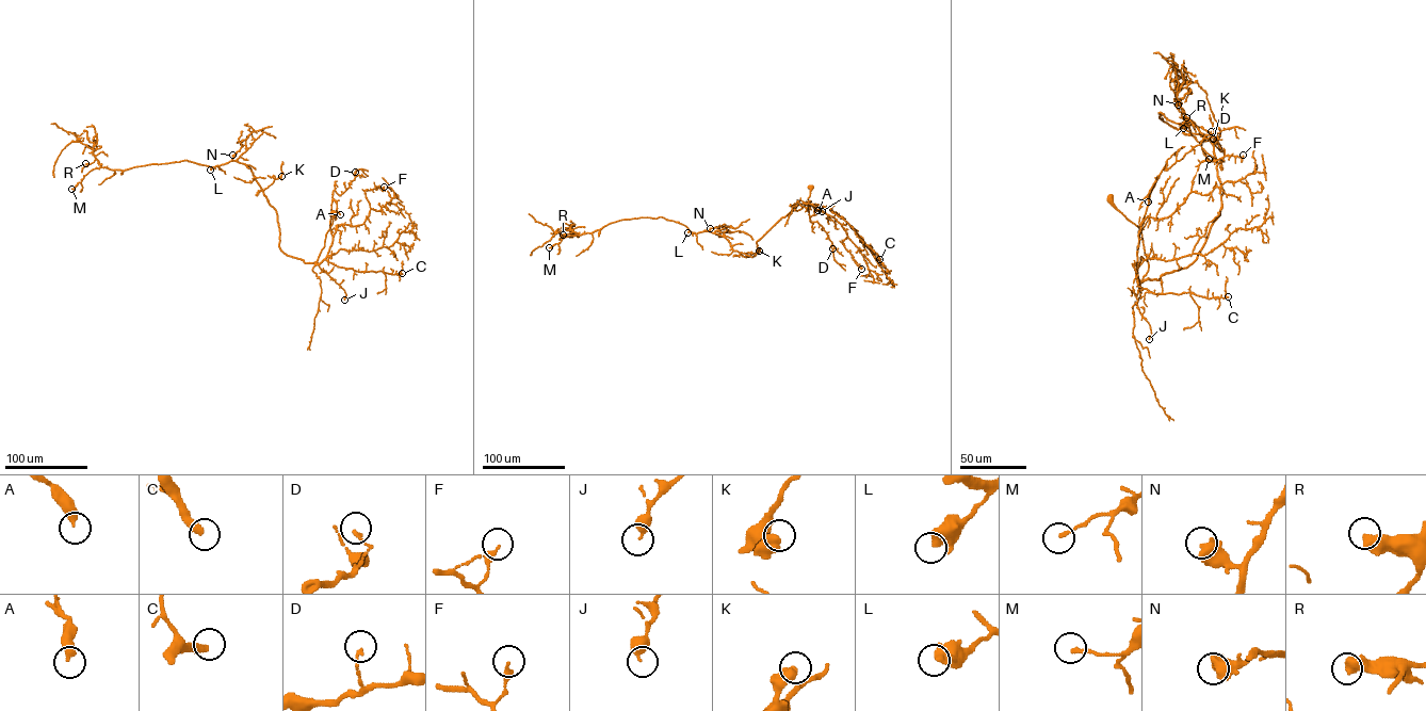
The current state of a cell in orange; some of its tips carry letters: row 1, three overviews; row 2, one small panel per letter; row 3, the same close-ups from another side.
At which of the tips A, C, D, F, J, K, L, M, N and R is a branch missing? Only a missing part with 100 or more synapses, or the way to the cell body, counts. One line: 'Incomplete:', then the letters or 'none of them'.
Incomplete: C

